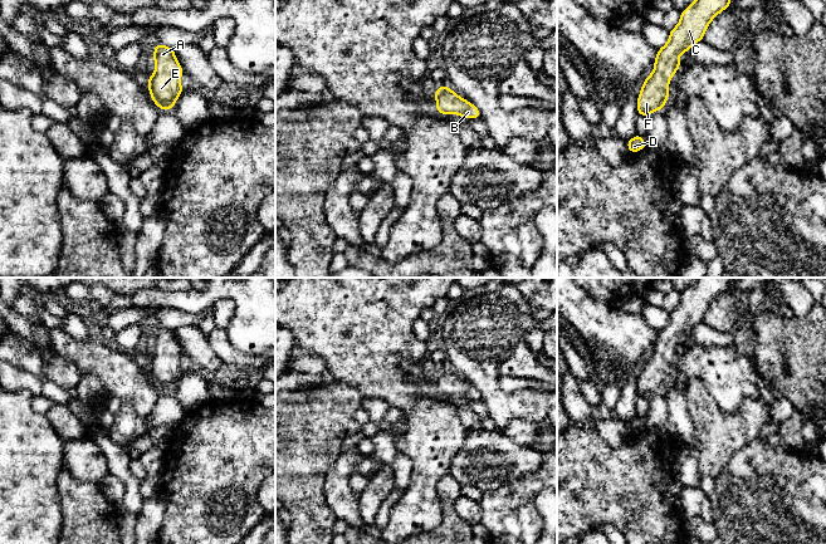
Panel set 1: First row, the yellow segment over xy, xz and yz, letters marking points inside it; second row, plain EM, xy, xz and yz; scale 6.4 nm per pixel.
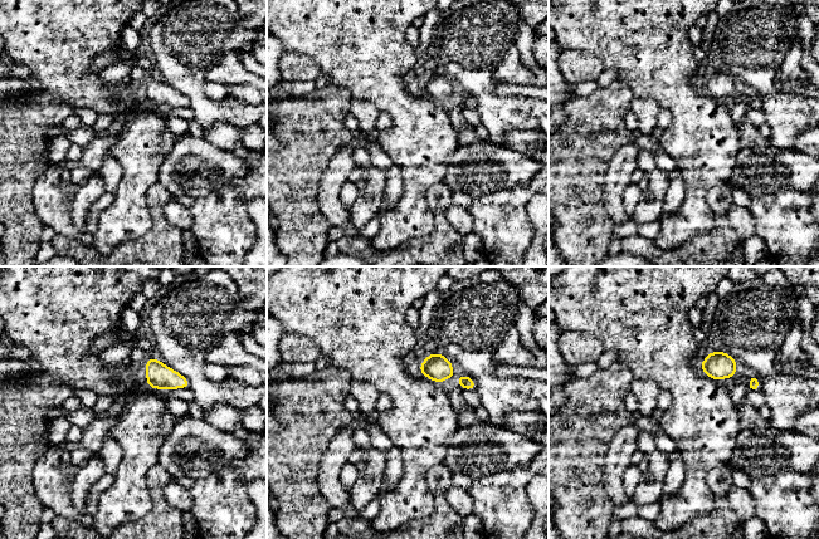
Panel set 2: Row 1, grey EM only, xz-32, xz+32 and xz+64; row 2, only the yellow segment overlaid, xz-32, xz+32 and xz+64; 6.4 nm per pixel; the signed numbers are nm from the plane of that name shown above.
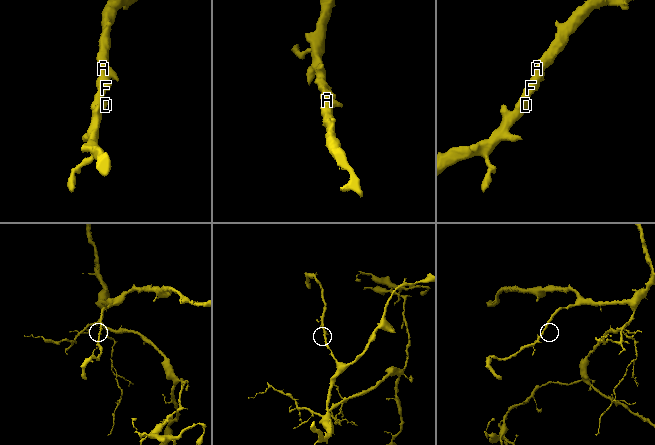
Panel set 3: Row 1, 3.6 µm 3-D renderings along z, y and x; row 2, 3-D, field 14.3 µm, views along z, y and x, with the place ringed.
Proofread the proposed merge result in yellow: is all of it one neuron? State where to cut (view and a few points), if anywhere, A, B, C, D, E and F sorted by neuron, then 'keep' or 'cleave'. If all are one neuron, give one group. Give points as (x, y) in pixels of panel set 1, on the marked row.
no cut; A B C D E F; keep

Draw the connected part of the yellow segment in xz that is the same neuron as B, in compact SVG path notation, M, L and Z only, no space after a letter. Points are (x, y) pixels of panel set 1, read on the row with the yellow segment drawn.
M440 85L434 97L436 111L444 116L460 114L464 119L482 118L482 112L474 104L459 97L448 85Z

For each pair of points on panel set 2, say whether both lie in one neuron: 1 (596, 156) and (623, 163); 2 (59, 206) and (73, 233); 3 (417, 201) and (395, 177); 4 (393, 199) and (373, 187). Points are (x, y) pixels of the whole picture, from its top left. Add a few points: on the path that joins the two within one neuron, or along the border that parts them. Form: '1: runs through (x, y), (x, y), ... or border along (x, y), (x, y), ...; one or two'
1: border along (633, 142), (623, 145), (612, 157), (603, 189); two
2: runs through (59, 212), (59, 219), (67, 226); one
3: border along (395, 163), (403, 170), (403, 195), (386, 211); two
4: border along (385, 171), (385, 192), (381, 202); two

